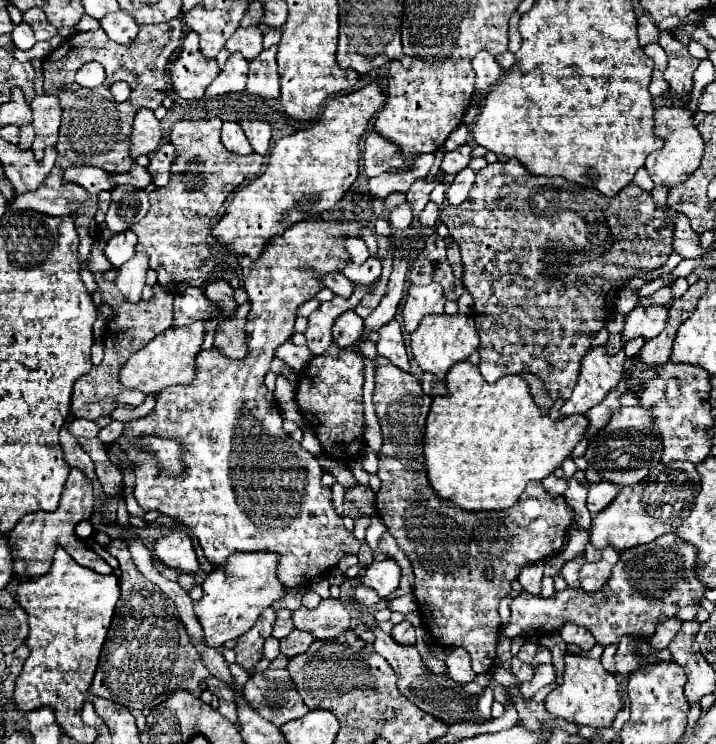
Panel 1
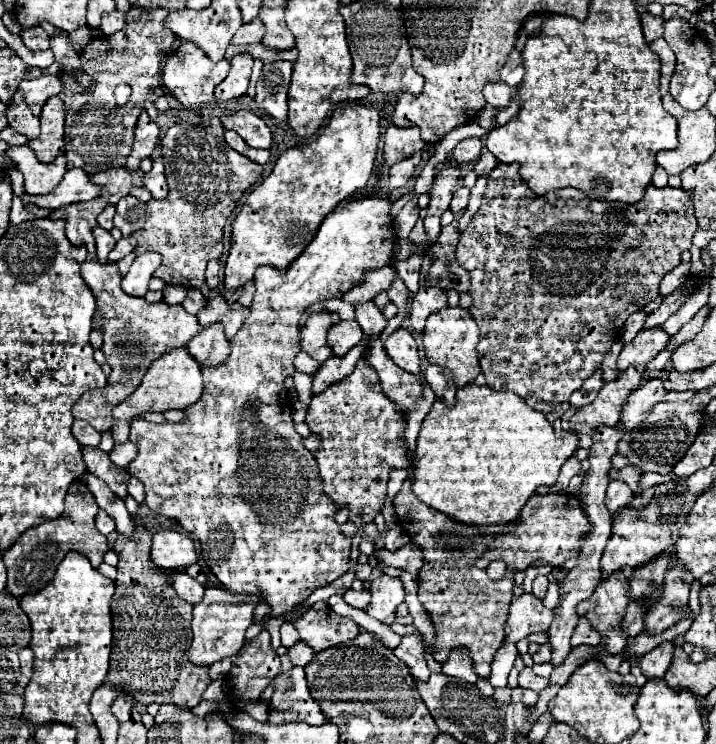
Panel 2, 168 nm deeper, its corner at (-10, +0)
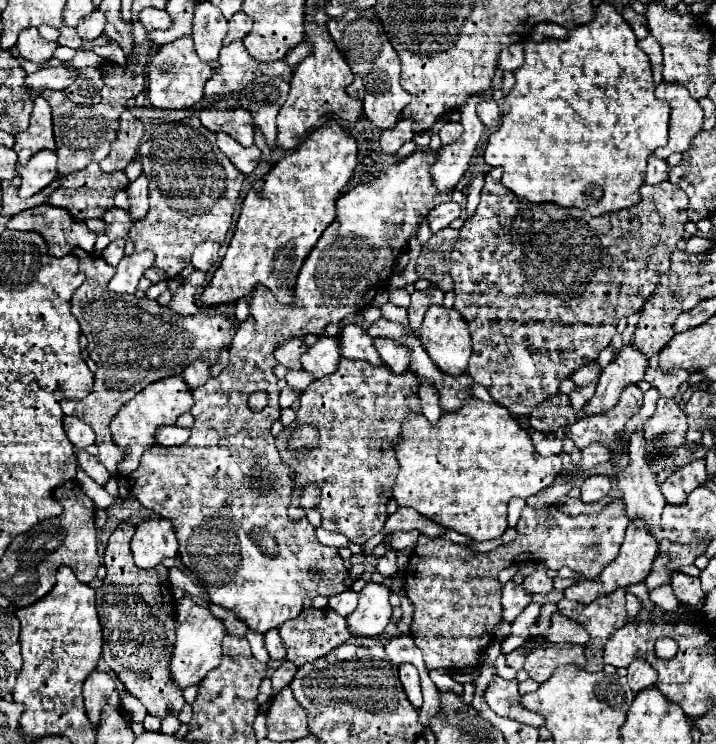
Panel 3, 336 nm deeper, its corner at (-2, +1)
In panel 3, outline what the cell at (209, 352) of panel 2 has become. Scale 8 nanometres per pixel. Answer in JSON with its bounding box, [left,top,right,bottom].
[182,360,210,390]

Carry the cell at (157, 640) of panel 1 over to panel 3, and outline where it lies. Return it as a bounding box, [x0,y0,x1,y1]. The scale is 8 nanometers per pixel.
[96,522,186,718]

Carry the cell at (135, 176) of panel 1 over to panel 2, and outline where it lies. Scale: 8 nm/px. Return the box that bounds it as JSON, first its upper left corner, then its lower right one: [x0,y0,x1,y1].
[92,167,144,205]

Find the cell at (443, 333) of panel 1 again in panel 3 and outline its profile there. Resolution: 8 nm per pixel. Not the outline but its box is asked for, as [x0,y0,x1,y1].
[418,306,472,376]

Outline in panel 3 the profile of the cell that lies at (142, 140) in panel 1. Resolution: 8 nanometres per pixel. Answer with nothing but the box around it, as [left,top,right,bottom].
[100,110,144,172]

